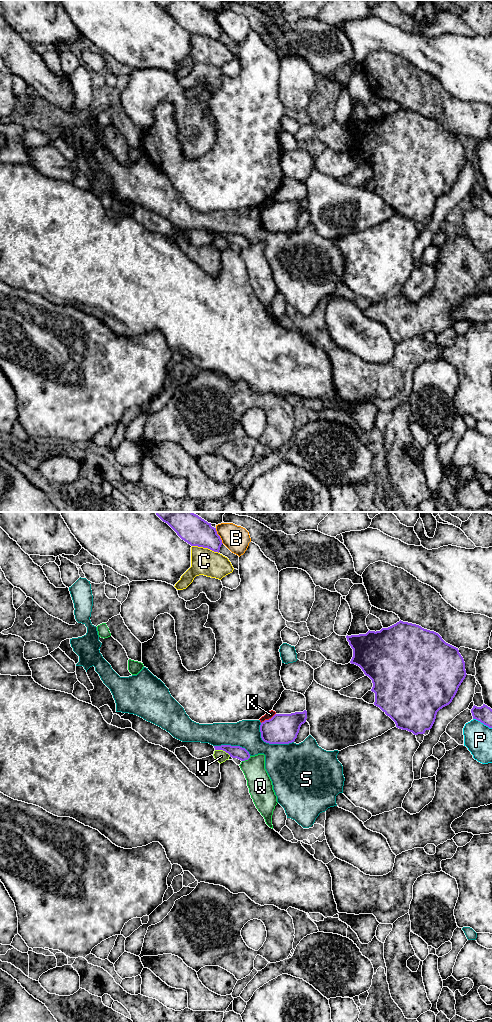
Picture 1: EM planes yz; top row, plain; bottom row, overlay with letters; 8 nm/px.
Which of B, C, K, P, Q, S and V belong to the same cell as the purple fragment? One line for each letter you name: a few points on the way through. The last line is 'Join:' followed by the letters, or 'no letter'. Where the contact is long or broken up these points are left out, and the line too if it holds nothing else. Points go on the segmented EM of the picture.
Join: no letter

